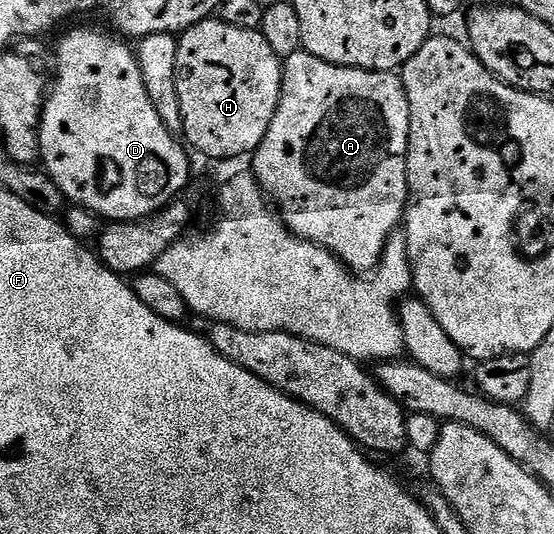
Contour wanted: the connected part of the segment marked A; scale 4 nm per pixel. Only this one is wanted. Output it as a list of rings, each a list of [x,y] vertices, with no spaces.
[[[302,48],[282,63],[281,96],[273,124],[253,155],[254,176],[287,229],[298,238],[336,254],[352,272],[374,271],[407,209],[409,100],[402,77],[389,70],[334,66]]]

